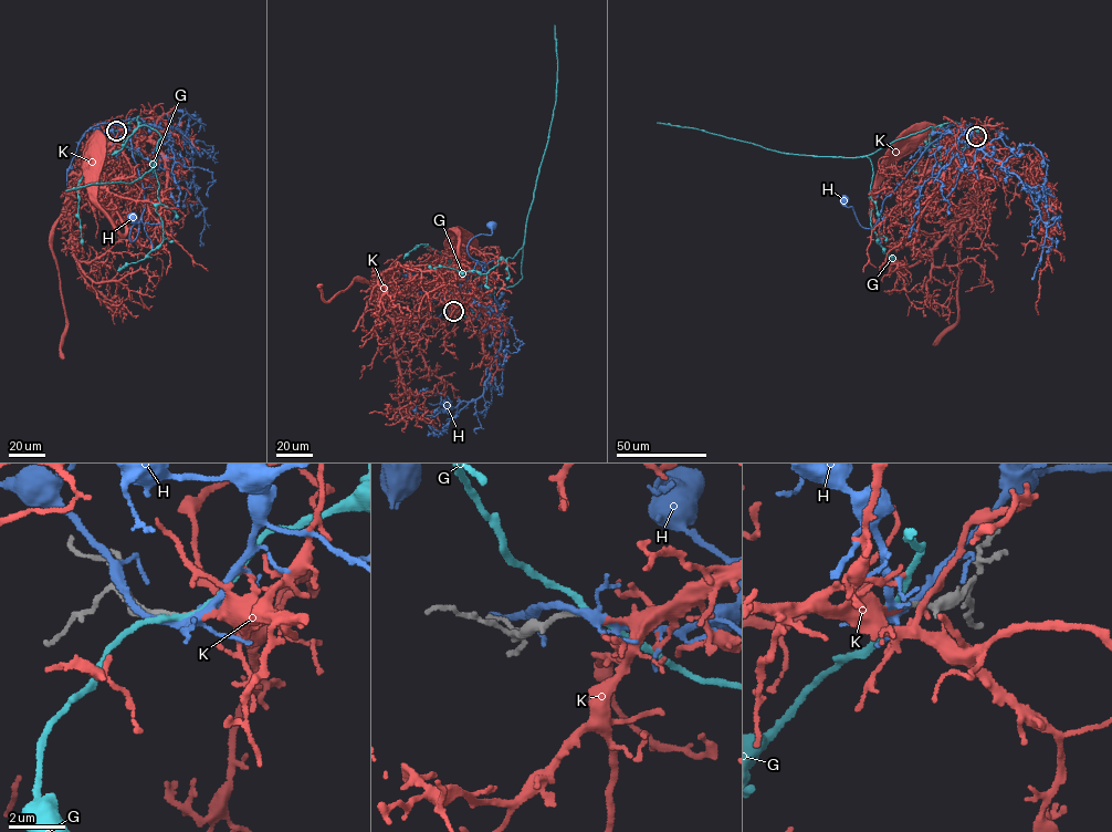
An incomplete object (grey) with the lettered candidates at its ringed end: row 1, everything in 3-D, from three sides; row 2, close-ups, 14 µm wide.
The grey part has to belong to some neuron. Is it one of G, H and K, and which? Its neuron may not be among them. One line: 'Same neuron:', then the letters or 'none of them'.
Same neuron: K

